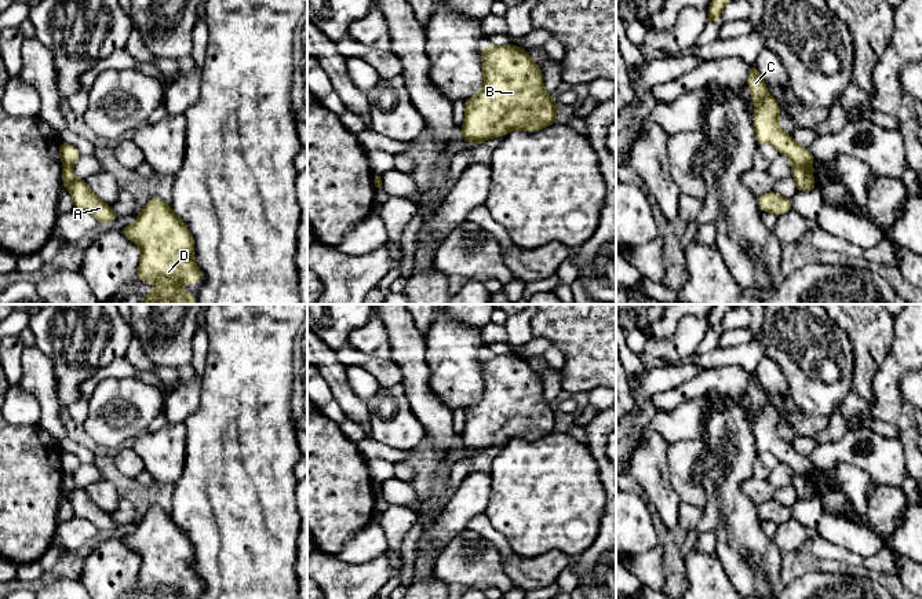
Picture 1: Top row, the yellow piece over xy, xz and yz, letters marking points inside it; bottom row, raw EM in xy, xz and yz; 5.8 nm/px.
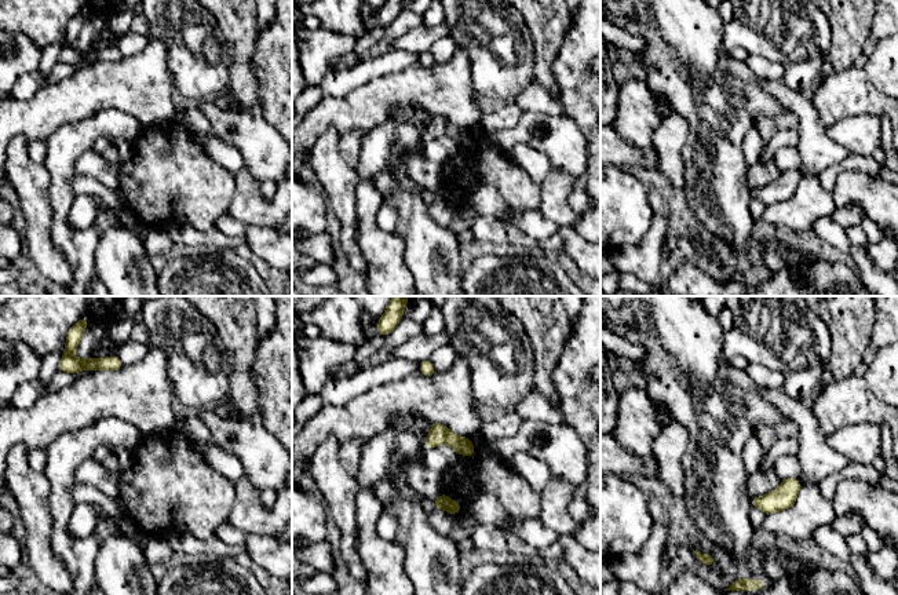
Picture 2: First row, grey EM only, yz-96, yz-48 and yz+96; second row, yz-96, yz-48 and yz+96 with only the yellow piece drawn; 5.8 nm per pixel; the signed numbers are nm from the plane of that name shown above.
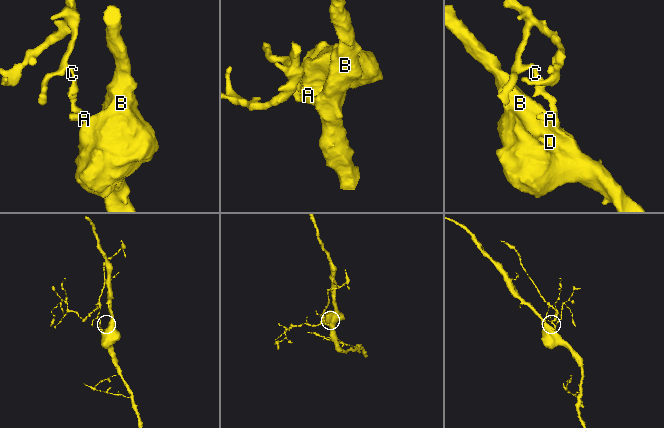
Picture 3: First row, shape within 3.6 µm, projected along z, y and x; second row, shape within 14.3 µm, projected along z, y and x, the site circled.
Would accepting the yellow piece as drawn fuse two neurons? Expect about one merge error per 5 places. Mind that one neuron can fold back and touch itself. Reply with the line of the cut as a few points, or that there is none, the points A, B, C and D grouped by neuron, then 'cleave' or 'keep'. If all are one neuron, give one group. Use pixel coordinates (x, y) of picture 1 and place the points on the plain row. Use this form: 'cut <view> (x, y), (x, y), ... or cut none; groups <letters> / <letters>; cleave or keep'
cut yz (793, 473), (809, 478); groups A B D / C; cleave

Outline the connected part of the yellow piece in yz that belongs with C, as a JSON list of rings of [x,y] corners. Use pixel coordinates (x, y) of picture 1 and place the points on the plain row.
[[[755,372],[750,373],[748,395],[755,413],[754,437],[757,453],[770,452],[777,457],[779,463],[786,463],[792,474],[810,478],[816,470],[815,465],[809,456],[798,453],[791,443],[779,435],[781,414],[768,401],[766,391],[762,388]]]

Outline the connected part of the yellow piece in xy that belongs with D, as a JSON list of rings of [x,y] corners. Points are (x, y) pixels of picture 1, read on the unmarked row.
[[[152,505],[138,522],[136,530],[121,540],[142,560],[136,588],[150,589],[154,599],[182,599],[183,591],[204,588],[194,573],[194,548],[190,538],[160,505]]]

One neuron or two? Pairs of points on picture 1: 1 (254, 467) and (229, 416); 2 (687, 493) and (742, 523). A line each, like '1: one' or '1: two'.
1: one
2: two

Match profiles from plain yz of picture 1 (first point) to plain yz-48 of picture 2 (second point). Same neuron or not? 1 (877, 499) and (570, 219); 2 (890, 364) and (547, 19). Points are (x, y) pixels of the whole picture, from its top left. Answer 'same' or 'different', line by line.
1: same
2: different

